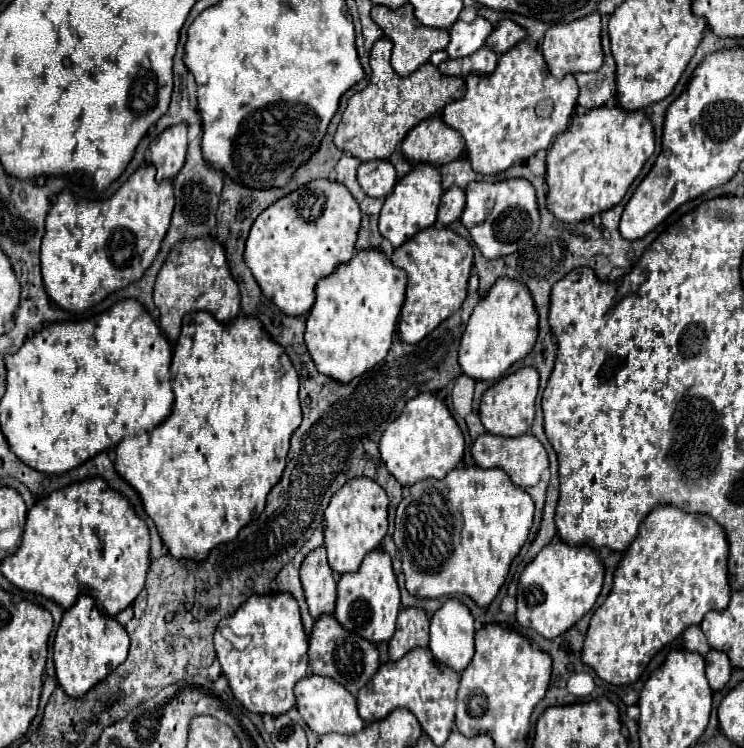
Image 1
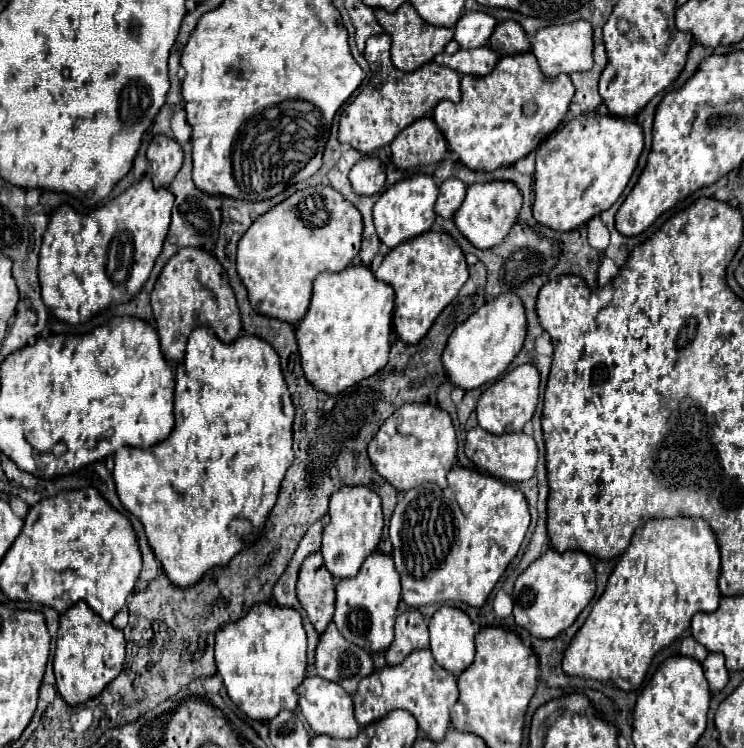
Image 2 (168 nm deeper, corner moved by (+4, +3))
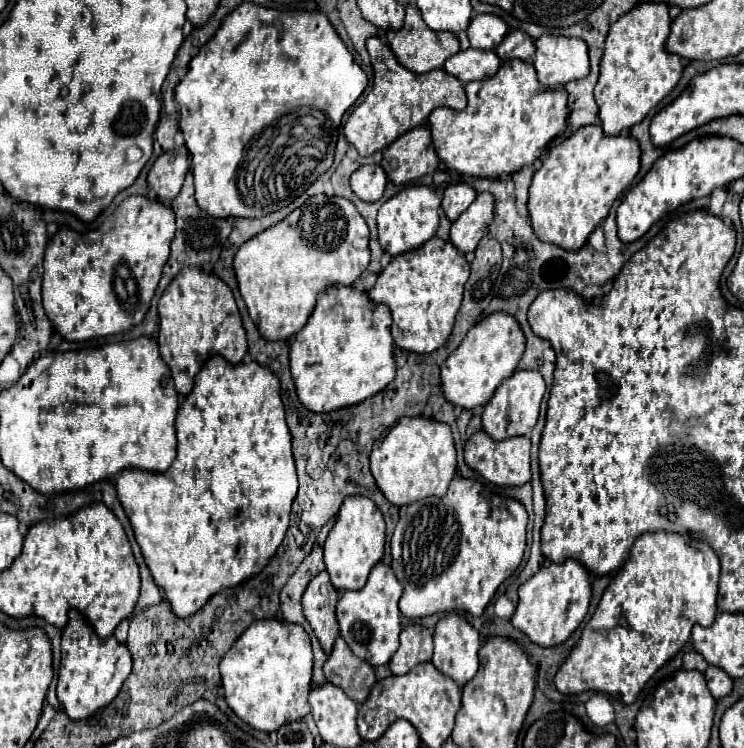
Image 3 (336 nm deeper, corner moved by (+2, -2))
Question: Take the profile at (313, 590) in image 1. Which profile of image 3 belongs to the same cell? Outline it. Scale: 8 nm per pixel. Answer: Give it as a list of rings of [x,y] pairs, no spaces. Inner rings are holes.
[[[322,570],[310,580],[302,596],[302,608],[306,620],[310,622],[326,654],[330,654],[334,640],[338,636],[338,622],[334,614],[336,602],[338,602],[338,590],[330,584],[328,572]]]

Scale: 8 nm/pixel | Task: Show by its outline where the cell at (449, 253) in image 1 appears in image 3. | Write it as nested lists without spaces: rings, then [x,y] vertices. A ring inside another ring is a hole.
[[[434,236],[418,250],[394,256],[392,262],[378,274],[368,296],[376,304],[386,304],[392,312],[394,344],[408,352],[434,352],[452,332],[454,316],[462,302],[464,284],[470,276],[470,264],[464,254],[448,240]]]

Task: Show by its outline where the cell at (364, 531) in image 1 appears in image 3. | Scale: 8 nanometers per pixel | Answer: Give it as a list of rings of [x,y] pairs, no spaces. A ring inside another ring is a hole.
[[[350,496],[342,502],[342,510],[336,516],[336,524],[330,530],[324,544],[324,562],[330,574],[330,582],[336,590],[358,590],[366,584],[366,578],[376,562],[382,560],[386,542],[386,526],[382,512],[366,496]]]

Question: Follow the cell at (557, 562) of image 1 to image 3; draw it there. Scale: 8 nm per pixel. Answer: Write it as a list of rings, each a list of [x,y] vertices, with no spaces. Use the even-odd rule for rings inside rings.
[[[574,560],[562,564],[548,562],[538,574],[534,574],[534,578],[526,580],[518,588],[518,596],[520,600],[512,616],[512,624],[522,630],[534,644],[550,648],[562,644],[584,620],[592,598],[590,574],[580,562]]]

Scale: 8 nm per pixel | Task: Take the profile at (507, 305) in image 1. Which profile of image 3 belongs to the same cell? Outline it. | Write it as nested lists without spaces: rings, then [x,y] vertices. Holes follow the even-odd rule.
[[[492,312],[474,324],[460,346],[446,358],[442,366],[442,390],[448,402],[460,408],[484,406],[498,384],[506,380],[518,366],[524,354],[524,334],[518,322],[506,312]]]

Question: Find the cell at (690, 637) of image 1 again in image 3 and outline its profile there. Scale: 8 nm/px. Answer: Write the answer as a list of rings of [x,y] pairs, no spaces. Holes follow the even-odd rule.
[[[688,650],[688,652],[684,654],[684,668],[686,668],[686,670],[690,670],[690,668],[694,670],[694,668],[696,668],[696,670],[704,672],[704,670],[708,668],[708,662],[706,662],[696,650]]]

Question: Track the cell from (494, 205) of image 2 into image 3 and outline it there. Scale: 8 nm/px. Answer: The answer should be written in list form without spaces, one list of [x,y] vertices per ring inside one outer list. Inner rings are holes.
[[[490,192],[478,194],[474,200],[474,206],[466,210],[458,220],[452,222],[450,240],[452,244],[462,252],[472,252],[476,244],[482,240],[482,236],[488,232],[494,218],[494,196]]]

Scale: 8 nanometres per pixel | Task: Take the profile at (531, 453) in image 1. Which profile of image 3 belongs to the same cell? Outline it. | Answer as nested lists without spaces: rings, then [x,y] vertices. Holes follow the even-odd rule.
[[[476,432],[468,438],[464,446],[464,460],[466,464],[482,474],[488,482],[496,486],[522,486],[530,482],[532,470],[530,470],[530,440],[526,436],[514,436],[502,442],[492,440],[486,432]]]

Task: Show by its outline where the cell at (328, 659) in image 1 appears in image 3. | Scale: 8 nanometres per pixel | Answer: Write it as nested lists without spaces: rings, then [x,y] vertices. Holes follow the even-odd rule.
[[[340,636],[336,638],[328,660],[324,662],[324,676],[328,682],[342,686],[342,690],[358,704],[366,700],[372,684],[376,682],[374,668],[366,660],[352,654]]]

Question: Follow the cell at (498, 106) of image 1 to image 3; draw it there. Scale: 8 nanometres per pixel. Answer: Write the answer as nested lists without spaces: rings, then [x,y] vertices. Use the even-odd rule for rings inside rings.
[[[504,62],[492,78],[468,82],[464,88],[468,96],[464,110],[436,108],[428,118],[434,148],[450,170],[474,178],[498,178],[500,174],[518,172],[524,164],[532,164],[544,146],[566,130],[566,88],[542,86],[530,62]]]

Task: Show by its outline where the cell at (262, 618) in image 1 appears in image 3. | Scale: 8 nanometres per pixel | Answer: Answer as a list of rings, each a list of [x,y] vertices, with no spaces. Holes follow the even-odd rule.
[[[262,620],[254,622],[246,634],[234,642],[220,662],[224,698],[232,712],[248,726],[274,732],[282,724],[302,720],[308,712],[308,692],[312,680],[312,644],[308,632],[292,622]]]

